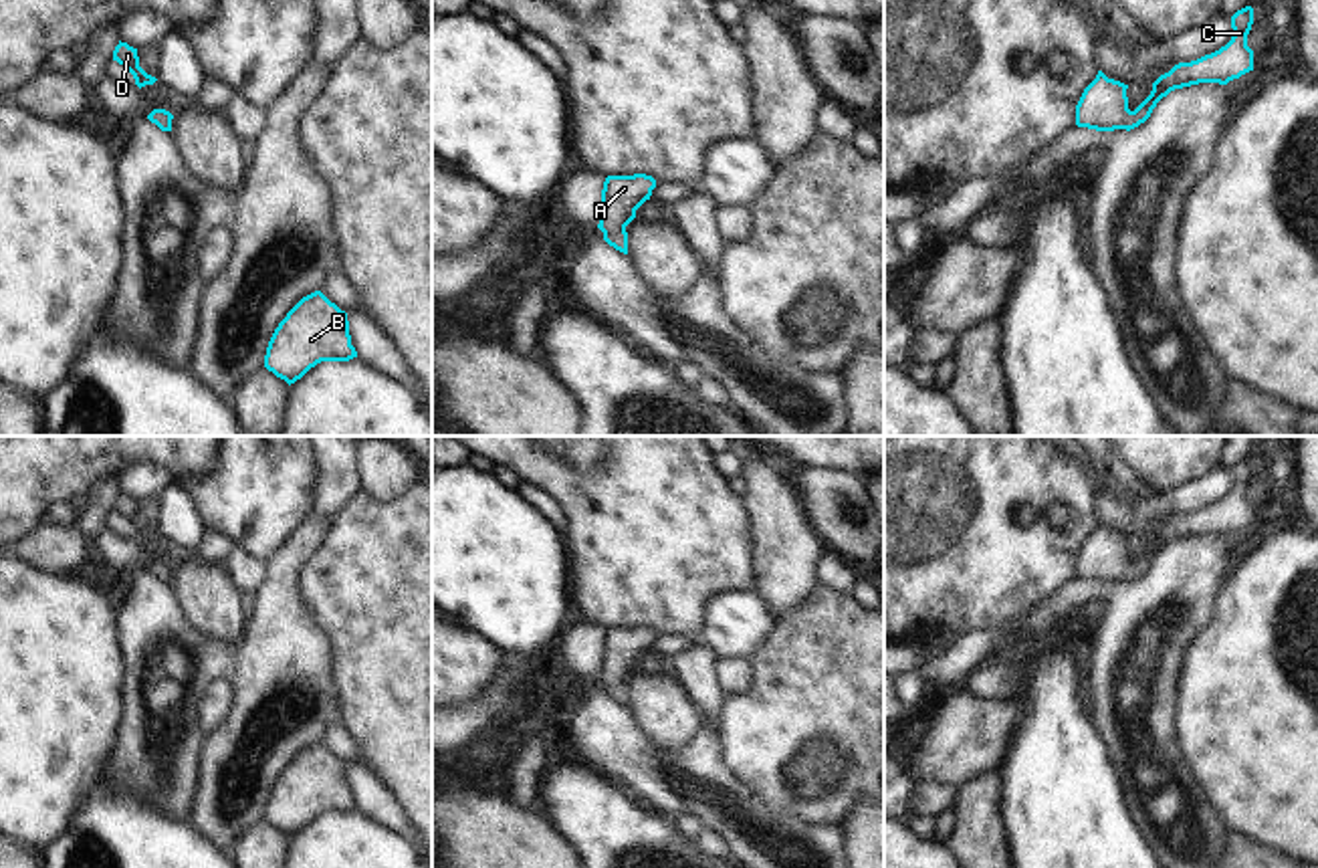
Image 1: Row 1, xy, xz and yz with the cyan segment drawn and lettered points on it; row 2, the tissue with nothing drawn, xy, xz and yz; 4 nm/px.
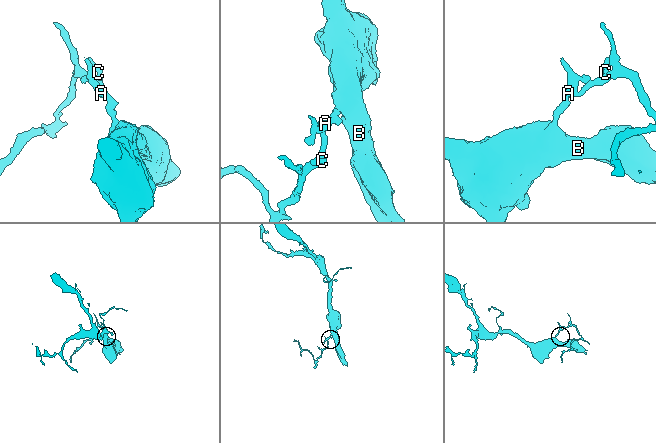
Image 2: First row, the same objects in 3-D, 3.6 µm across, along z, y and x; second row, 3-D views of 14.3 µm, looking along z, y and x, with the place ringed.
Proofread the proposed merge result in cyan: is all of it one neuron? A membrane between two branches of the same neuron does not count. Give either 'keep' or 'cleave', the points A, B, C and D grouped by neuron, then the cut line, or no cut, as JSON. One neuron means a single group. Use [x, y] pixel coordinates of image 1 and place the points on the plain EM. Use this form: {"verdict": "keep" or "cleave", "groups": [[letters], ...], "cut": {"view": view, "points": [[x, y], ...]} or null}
{"verdict": "keep", "groups": [["A", "B", "C", "D"]], "cut": null}

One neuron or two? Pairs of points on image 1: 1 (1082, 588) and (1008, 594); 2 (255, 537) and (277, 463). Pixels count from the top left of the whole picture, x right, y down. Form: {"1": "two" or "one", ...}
{"1": "two", "2": "one"}

